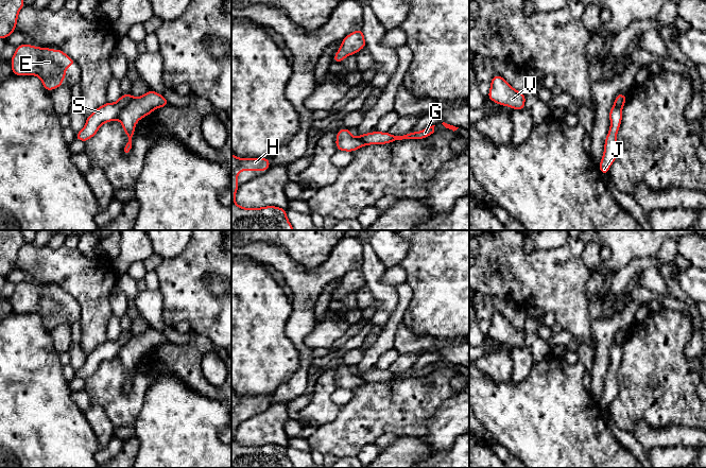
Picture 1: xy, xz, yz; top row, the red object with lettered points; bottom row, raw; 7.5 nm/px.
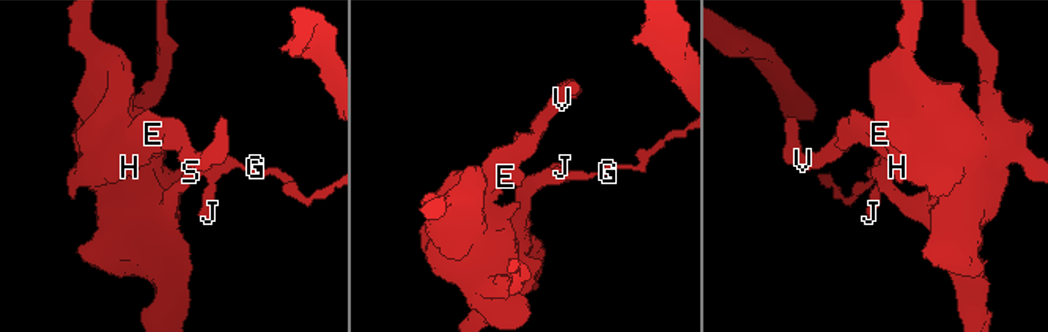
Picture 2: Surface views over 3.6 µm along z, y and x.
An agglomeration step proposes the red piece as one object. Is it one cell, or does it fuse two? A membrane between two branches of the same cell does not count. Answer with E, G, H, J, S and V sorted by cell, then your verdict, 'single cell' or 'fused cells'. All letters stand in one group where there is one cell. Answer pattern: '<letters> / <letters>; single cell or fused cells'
E H S V / G J; fused cells

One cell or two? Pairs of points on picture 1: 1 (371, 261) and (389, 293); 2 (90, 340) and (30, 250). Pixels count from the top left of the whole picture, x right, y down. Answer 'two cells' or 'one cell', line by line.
1: one cell
2: one cell

